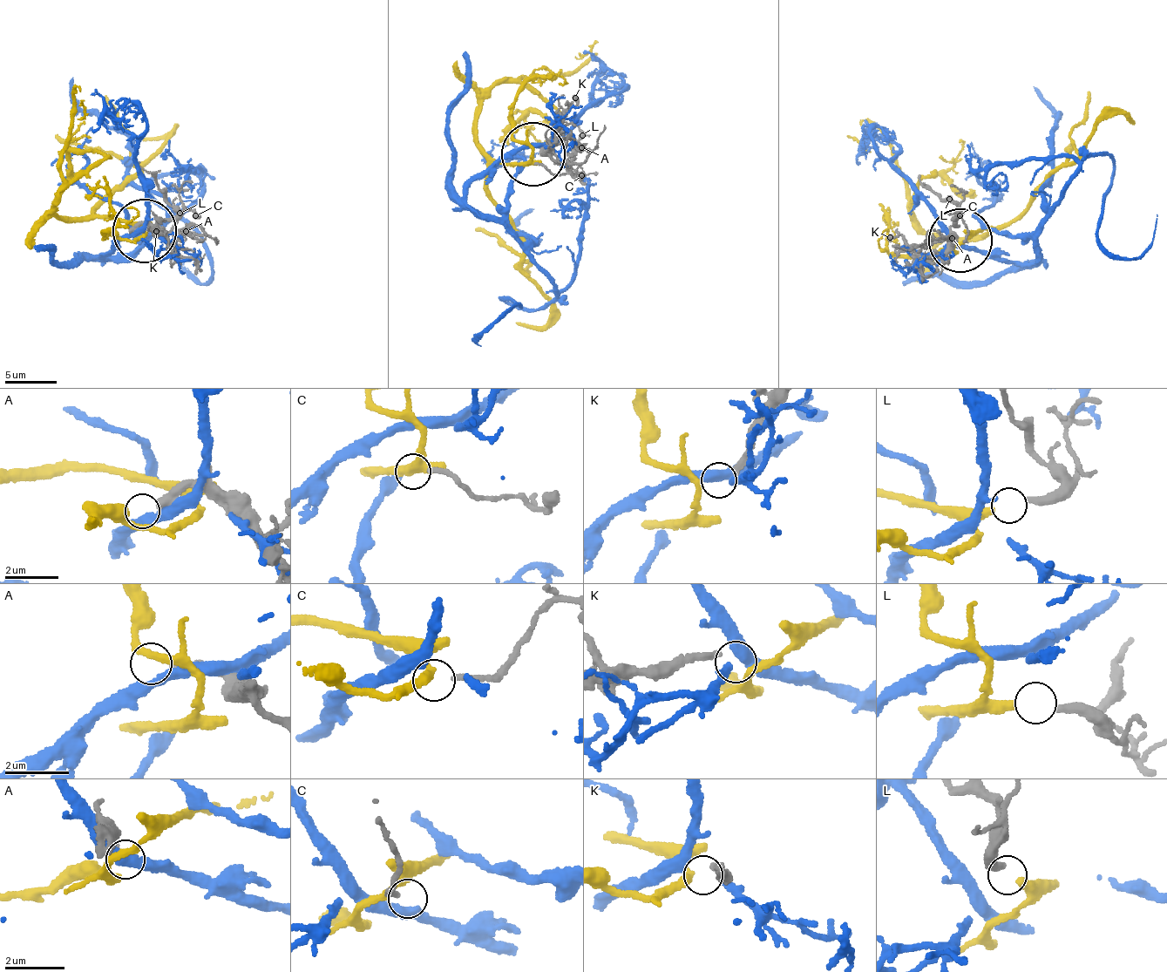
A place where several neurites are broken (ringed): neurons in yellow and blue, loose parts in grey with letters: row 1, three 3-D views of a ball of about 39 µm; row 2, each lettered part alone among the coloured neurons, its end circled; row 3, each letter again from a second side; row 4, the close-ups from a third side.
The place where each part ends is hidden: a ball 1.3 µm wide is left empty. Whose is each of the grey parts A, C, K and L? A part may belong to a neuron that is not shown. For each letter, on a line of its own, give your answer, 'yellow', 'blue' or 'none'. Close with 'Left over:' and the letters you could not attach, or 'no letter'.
A: none
C: none
K: none
L: yellow
Left over: A, C, K

